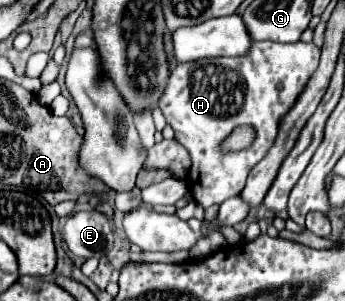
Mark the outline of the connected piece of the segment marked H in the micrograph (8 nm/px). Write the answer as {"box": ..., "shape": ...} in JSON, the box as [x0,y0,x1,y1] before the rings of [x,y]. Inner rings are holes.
{"box":[158,42,320,208],"shape":[[[256,42],[244,58],[202,58],[174,68],[158,108],[174,128],[176,140],[192,158],[186,184],[202,208],[222,204],[226,198],[238,196],[244,190],[250,168],[272,148],[282,118],[304,92],[318,68],[318,58],[320,48],[316,44]],[[238,126],[254,128],[256,138],[252,146],[238,152],[222,150],[222,142]]]}

